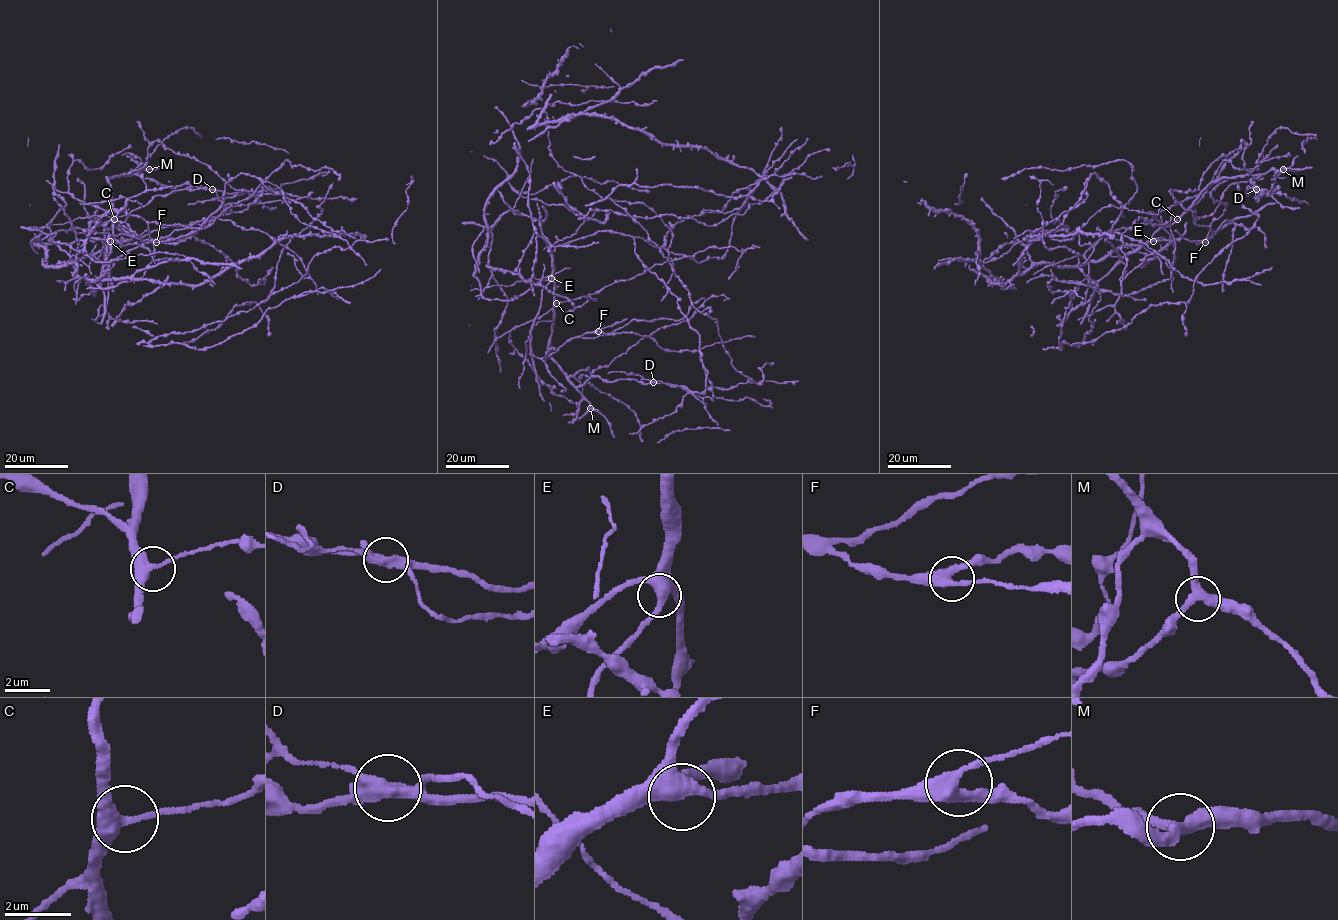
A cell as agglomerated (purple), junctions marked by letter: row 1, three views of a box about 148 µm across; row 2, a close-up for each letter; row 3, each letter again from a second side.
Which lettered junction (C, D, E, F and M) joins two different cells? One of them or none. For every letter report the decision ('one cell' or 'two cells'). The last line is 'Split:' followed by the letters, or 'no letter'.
C: one cell
D: two cells
E: one cell
F: one cell
M: one cell
Split: D

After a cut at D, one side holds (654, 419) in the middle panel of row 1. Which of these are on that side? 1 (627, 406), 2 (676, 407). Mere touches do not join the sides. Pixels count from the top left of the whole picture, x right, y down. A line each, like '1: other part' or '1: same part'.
1: other part
2: same part

